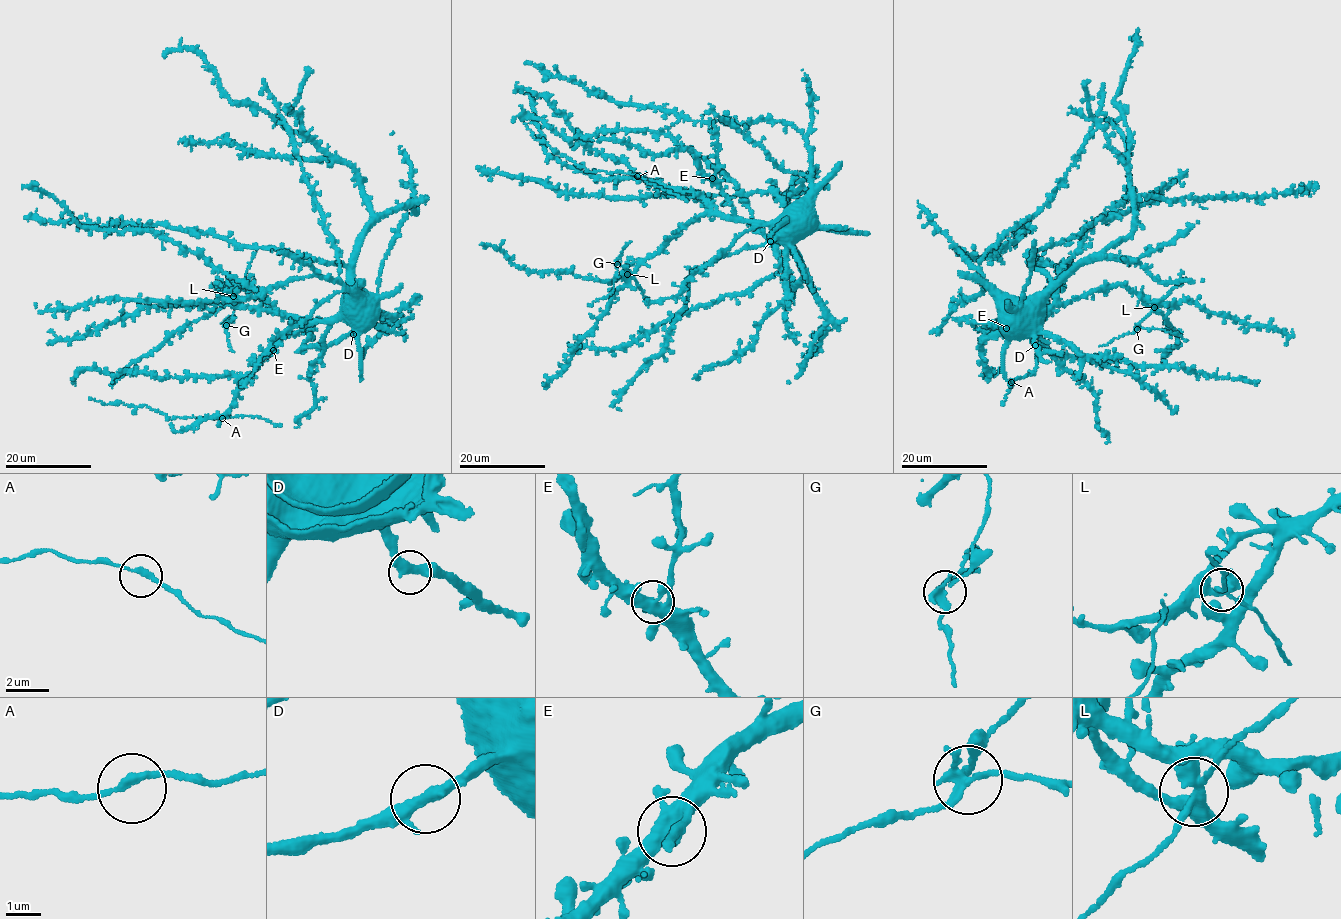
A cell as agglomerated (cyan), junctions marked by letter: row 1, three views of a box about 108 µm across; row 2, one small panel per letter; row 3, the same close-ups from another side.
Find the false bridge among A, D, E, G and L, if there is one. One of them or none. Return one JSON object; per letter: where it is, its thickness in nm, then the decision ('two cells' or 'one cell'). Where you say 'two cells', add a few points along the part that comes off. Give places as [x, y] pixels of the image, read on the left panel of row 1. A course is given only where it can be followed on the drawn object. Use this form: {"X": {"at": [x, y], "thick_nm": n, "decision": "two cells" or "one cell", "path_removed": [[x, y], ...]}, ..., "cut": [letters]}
{"A": {"at": [222, 418], "thick_nm": 200, "decision": "one cell"}, "D": {"at": [353, 334], "thick_nm": 320, "decision": "one cell"}, "E": {"at": [273, 350], "thick_nm": 420, "decision": "one cell"}, "G": {"at": [226, 325], "thick_nm": 220, "decision": "two cells", "path_removed": [[227, 325], [234, 315], [221, 323]]}, "L": {"at": [233, 296], "thick_nm": 320, "decision": "one cell"}, "cut": ["G"]}

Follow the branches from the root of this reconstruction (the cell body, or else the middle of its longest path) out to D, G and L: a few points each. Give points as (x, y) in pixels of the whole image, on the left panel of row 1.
D: (353, 283), (358, 285), (359, 312), (353, 334)
G: (353, 283), (341, 311), (319, 320), (267, 309), (247, 280), (234, 293), (235, 310), (227, 325)
L: (353, 283), (343, 298), (341, 311), (335, 316), (319, 320), (267, 309), (247, 280), (234, 296)

